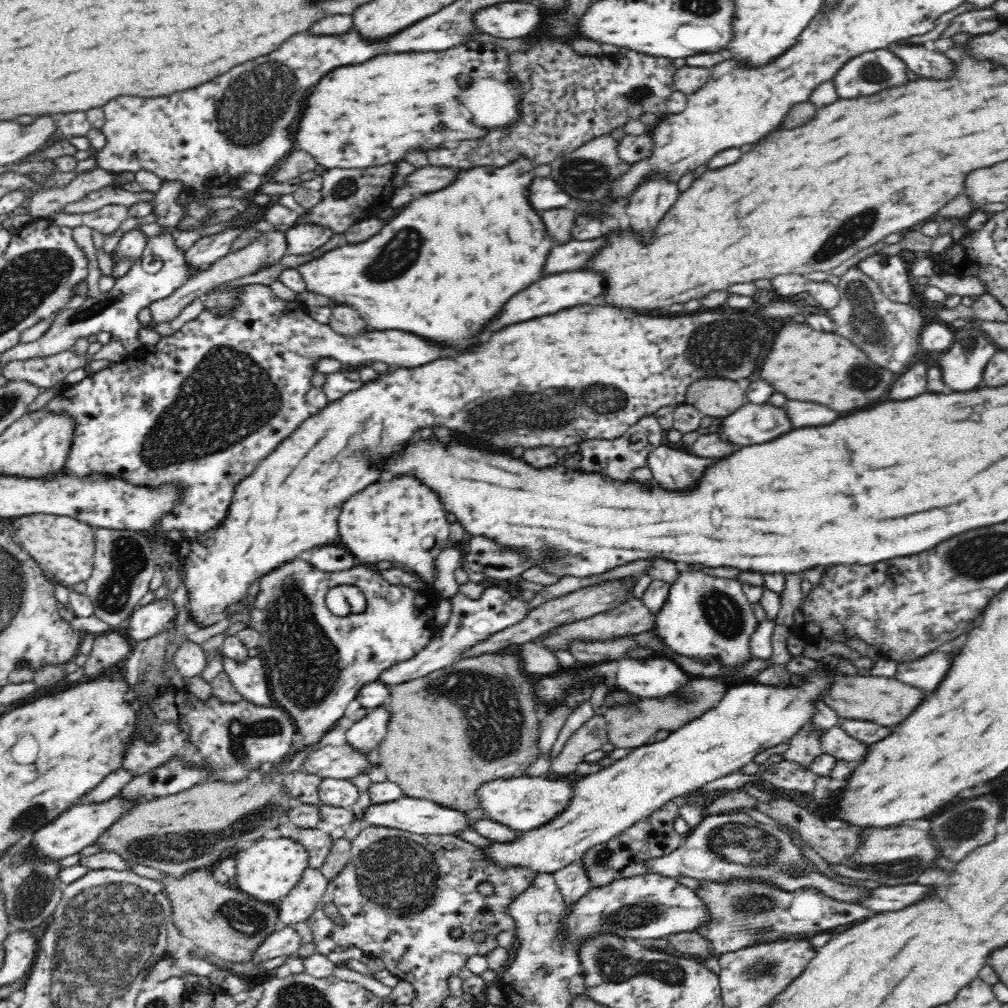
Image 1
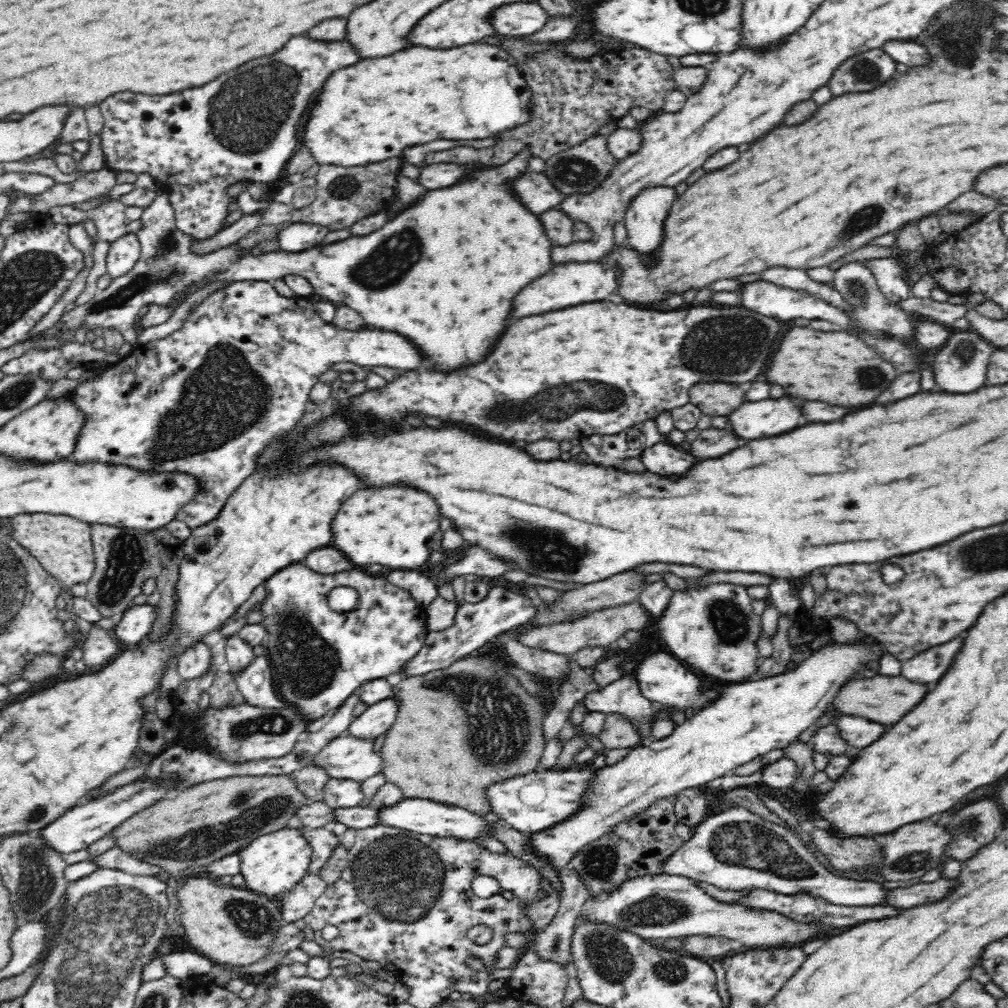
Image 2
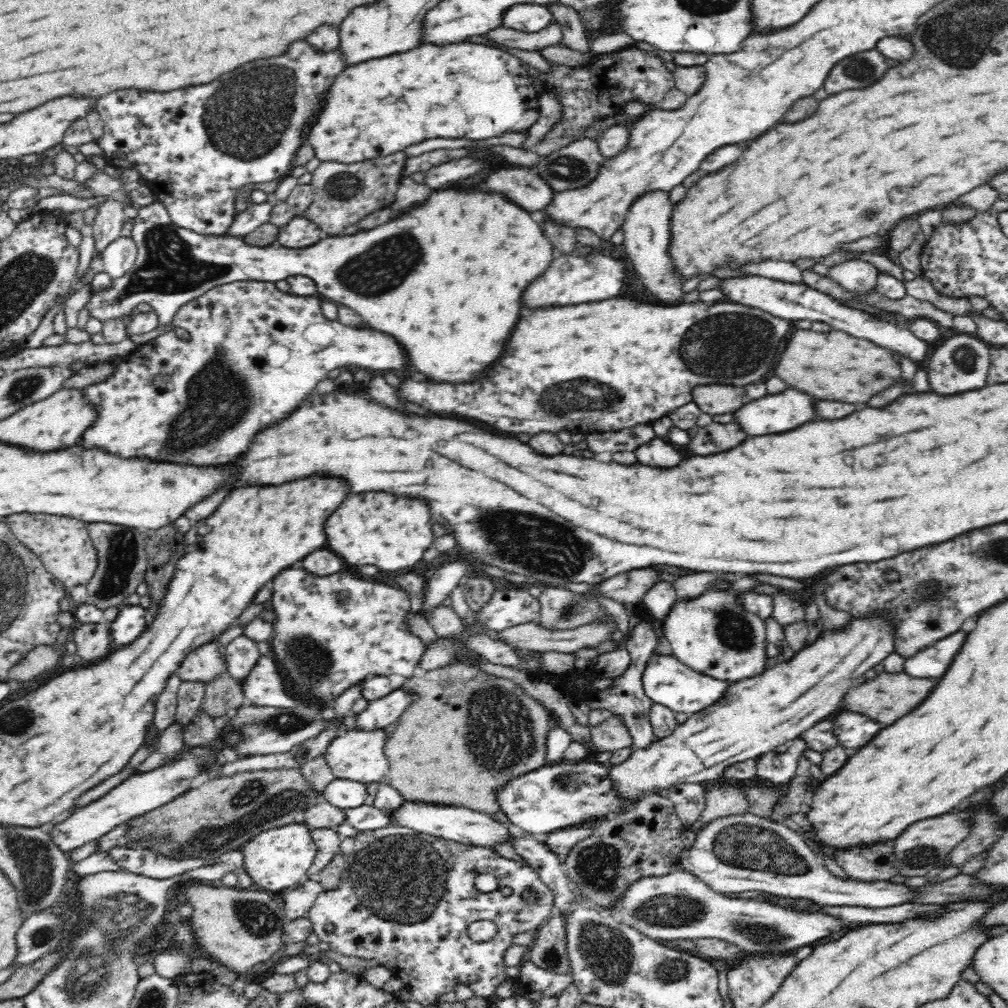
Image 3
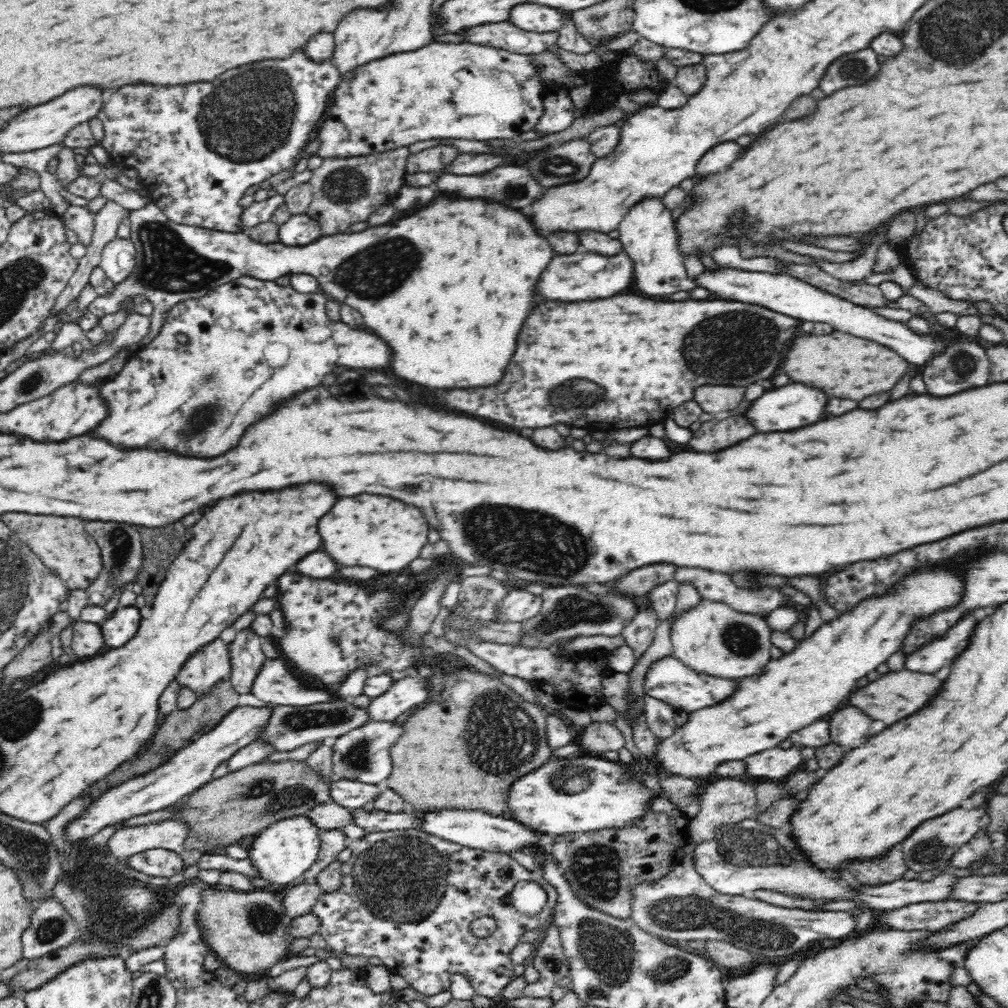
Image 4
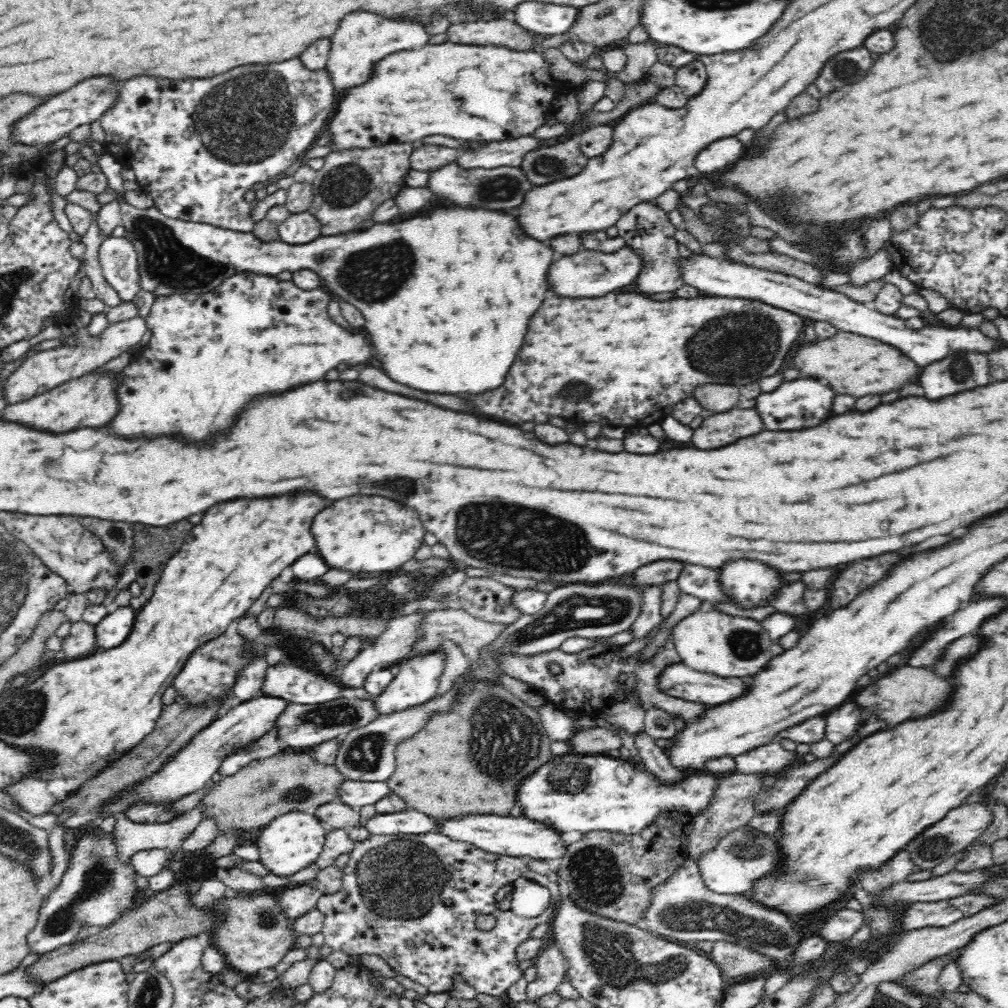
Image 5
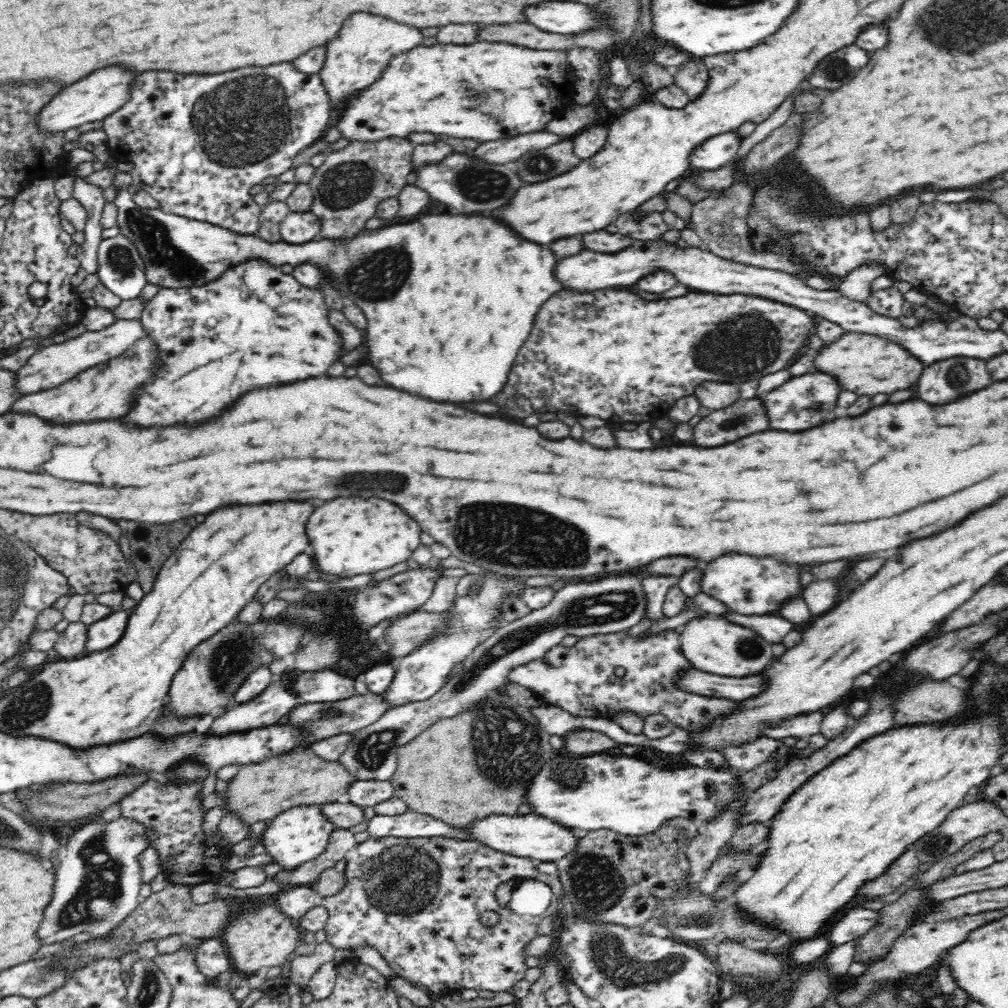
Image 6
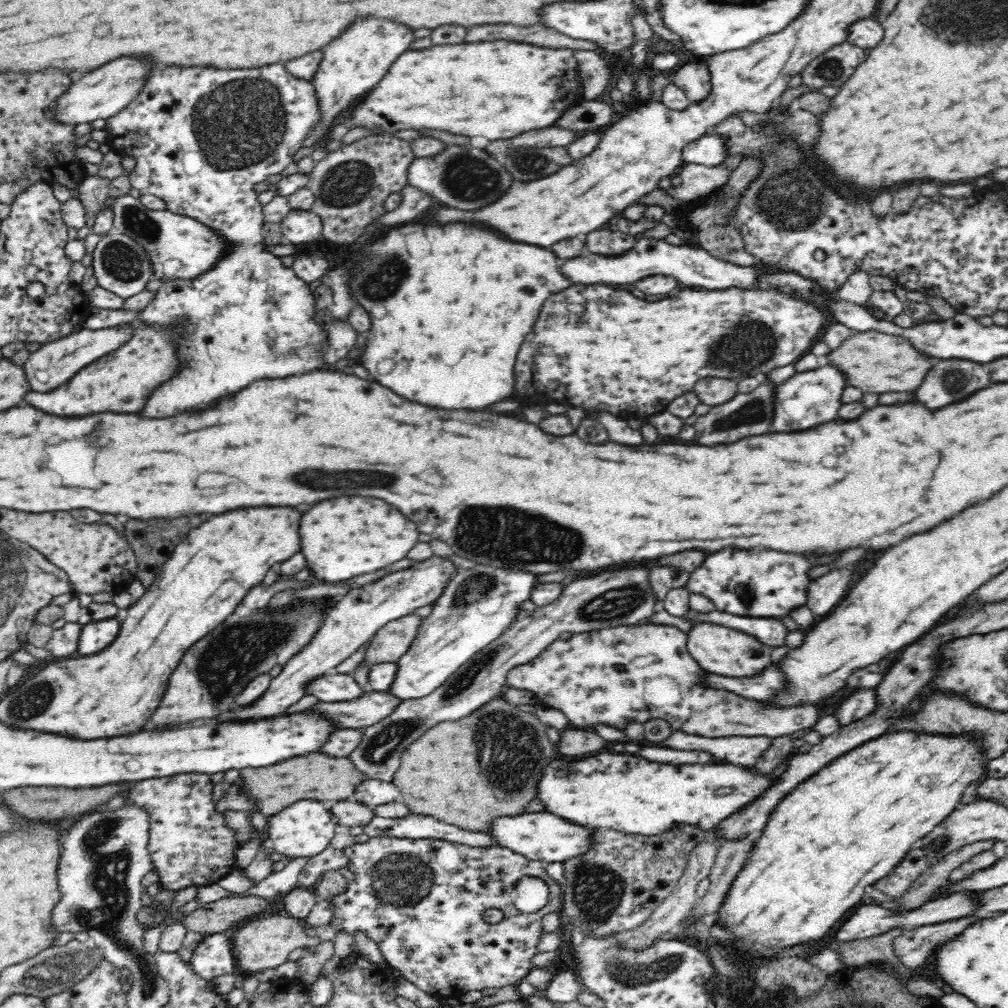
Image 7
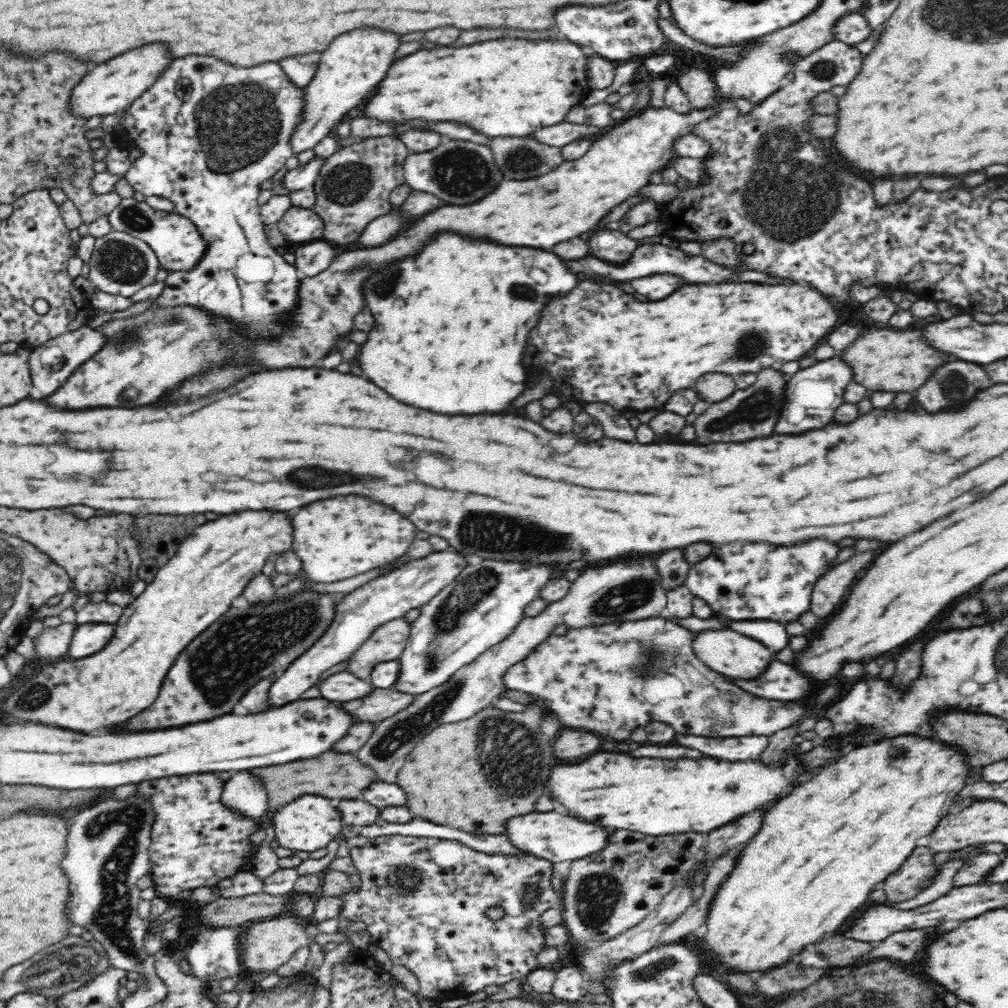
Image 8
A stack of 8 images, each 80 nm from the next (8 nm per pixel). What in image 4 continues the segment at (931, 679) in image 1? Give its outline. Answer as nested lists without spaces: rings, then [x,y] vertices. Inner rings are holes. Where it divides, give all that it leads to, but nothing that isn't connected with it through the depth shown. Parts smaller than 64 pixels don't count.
[[[970,612],[964,620],[960,620],[944,636],[936,638],[934,642],[926,644],[918,652],[910,654],[906,658],[906,668],[912,670],[912,672],[938,672],[940,668],[944,668],[958,654],[960,642],[970,638],[974,626],[976,626],[974,612]]]

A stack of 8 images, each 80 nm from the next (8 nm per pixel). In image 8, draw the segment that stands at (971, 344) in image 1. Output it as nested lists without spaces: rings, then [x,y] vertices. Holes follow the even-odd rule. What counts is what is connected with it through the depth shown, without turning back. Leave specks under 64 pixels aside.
[[[948,362],[934,370],[932,378],[916,392],[918,404],[928,412],[940,412],[954,404],[972,400],[978,390],[992,386],[988,374],[970,362]]]

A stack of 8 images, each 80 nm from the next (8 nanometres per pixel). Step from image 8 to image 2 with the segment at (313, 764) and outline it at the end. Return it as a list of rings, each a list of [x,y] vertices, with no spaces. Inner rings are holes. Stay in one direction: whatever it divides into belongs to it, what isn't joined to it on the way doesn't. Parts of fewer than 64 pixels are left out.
[[[290,775],[230,776],[194,785],[182,790],[174,798],[162,798],[152,806],[126,818],[108,836],[113,838],[114,846],[122,851],[174,877],[180,876],[186,869],[205,867],[223,856],[238,853],[259,836],[284,829],[296,810],[308,803],[309,800],[300,793]]]

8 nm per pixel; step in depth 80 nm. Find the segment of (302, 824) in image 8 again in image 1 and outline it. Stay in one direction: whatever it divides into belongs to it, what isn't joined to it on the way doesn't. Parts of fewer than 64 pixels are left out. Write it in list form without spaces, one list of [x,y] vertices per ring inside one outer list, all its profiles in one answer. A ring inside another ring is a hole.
[[[290,838],[261,839],[247,849],[235,852],[236,883],[234,888],[265,904],[276,905],[293,890],[308,868],[308,851]]]

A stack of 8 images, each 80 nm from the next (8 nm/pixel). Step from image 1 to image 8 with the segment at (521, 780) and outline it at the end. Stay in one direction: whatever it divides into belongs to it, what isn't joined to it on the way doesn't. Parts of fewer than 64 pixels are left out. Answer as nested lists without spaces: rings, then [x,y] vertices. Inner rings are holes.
[[[600,752],[590,756],[588,760],[578,764],[564,764],[556,762],[558,766],[552,768],[548,778],[548,790],[553,800],[558,800],[574,817],[584,819],[590,823],[600,825],[607,830],[631,830],[653,837],[694,830],[699,833],[709,833],[711,830],[729,824],[748,814],[766,806],[768,802],[778,801],[795,785],[810,778],[800,776],[802,765],[798,759],[792,758],[786,764],[774,763],[764,765],[755,761],[724,762],[724,760],[660,760],[660,758],[632,758],[630,754],[612,754]]]

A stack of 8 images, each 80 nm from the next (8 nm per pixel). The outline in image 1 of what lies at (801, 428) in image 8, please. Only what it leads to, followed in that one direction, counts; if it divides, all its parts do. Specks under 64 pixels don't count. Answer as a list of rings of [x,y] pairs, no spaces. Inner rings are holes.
[[[746,404],[722,420],[720,434],[738,446],[762,444],[790,430],[788,414],[772,404]]]

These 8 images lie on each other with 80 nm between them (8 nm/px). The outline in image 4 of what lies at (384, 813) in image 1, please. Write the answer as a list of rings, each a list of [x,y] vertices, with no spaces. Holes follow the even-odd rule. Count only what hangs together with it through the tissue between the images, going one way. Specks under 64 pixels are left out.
[[[442,810],[442,812],[420,814],[420,816],[422,816],[422,824],[418,826],[420,830],[468,848],[478,848],[488,852],[506,853],[516,848],[520,850],[530,848],[537,845],[536,840],[532,838],[540,836],[540,833],[528,829],[513,818],[490,816],[474,810]]]

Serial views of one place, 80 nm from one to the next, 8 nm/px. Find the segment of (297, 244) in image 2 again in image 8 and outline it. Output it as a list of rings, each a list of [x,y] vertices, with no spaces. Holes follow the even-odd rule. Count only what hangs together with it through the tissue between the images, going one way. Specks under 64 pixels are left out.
[[[291,206],[277,223],[288,242],[323,240],[324,221],[312,209]]]

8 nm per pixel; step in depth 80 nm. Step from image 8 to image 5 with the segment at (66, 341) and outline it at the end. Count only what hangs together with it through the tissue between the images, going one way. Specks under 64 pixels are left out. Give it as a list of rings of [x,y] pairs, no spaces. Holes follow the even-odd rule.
[[[138,315],[116,324],[109,324],[98,336],[82,333],[76,346],[65,344],[57,349],[38,351],[27,358],[2,384],[5,403],[7,406],[12,406],[12,403],[30,400],[36,395],[48,392],[69,380],[80,378],[104,366],[108,360],[120,356],[122,352],[129,351],[134,344],[138,344],[146,330],[148,330],[146,319]]]

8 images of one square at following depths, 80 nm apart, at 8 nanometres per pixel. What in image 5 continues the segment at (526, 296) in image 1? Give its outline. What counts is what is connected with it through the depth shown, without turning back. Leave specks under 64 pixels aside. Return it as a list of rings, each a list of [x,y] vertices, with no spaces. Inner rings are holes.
[[[625,246],[614,254],[584,250],[556,260],[548,270],[548,286],[552,288],[554,294],[566,296],[566,298],[584,298],[584,296],[598,298],[636,282],[640,268],[642,268],[642,259],[630,247]]]

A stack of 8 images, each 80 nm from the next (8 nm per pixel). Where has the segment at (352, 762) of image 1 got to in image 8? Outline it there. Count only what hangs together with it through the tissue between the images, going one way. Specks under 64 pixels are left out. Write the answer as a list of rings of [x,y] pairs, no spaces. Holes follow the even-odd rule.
[[[652,558],[583,569],[576,580],[571,582],[570,590],[564,598],[548,604],[536,616],[523,617],[512,630],[512,634],[508,634],[502,642],[484,650],[470,664],[459,668],[448,682],[427,693],[414,696],[414,700],[404,710],[375,723],[370,738],[355,752],[358,761],[376,772],[378,780],[396,782],[398,770],[404,766],[406,754],[412,750],[414,742],[420,742],[424,734],[438,728],[440,724],[466,720],[493,705],[507,690],[504,674],[507,674],[508,669],[534,653],[540,643],[554,635],[557,626],[564,624],[568,629],[583,629],[658,617],[665,614],[666,594],[667,591],[664,591],[662,585],[658,583],[656,565]]]

